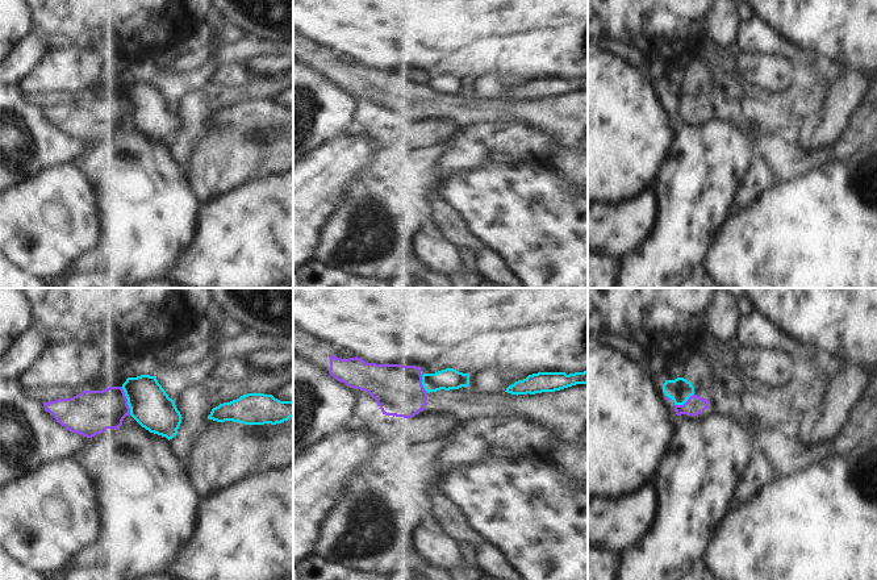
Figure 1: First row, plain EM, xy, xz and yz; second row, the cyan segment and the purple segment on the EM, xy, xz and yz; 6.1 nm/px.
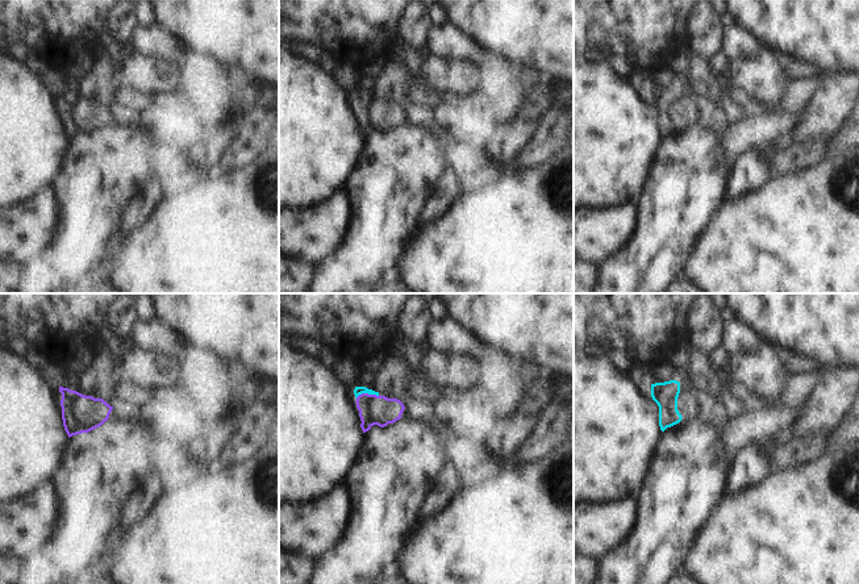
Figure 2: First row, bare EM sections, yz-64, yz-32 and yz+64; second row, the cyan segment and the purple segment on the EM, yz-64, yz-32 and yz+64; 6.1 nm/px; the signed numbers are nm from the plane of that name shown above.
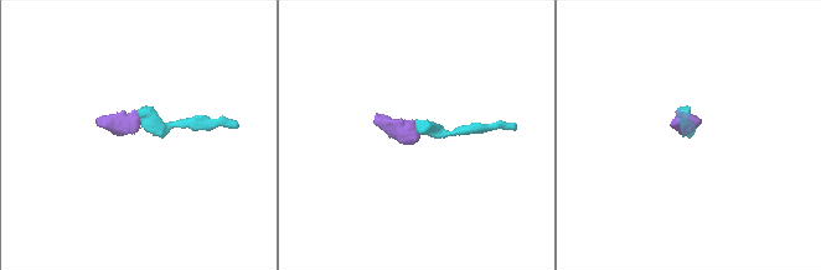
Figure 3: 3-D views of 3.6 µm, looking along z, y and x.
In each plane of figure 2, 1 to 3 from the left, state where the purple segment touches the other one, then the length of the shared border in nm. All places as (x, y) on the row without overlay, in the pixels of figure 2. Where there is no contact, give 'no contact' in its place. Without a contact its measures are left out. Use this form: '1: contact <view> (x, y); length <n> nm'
1: no contact
2: contact yz-32 (367, 97); length 150 nm
3: no contact

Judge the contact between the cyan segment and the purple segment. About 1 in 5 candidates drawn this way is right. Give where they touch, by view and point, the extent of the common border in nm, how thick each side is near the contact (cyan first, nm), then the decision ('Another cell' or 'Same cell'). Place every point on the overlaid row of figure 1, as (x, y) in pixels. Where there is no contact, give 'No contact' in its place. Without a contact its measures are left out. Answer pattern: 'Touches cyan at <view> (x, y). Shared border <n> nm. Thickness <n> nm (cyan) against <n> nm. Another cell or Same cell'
Touches cyan at xy (128, 400). Shared border 180 nm. Thickness 240 nm (cyan) against 280 nm. Another cell

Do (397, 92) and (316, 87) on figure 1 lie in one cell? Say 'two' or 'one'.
two

